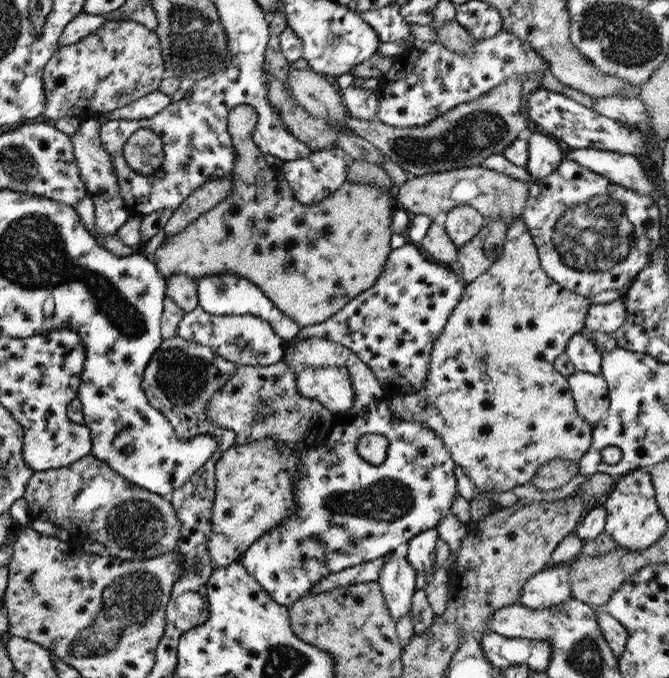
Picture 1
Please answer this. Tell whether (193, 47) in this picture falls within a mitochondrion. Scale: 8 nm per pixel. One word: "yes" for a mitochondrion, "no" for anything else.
yes

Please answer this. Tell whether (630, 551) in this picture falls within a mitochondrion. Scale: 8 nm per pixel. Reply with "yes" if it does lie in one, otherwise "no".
no

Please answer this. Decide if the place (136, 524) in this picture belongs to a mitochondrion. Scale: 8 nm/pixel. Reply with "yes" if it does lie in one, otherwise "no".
yes

